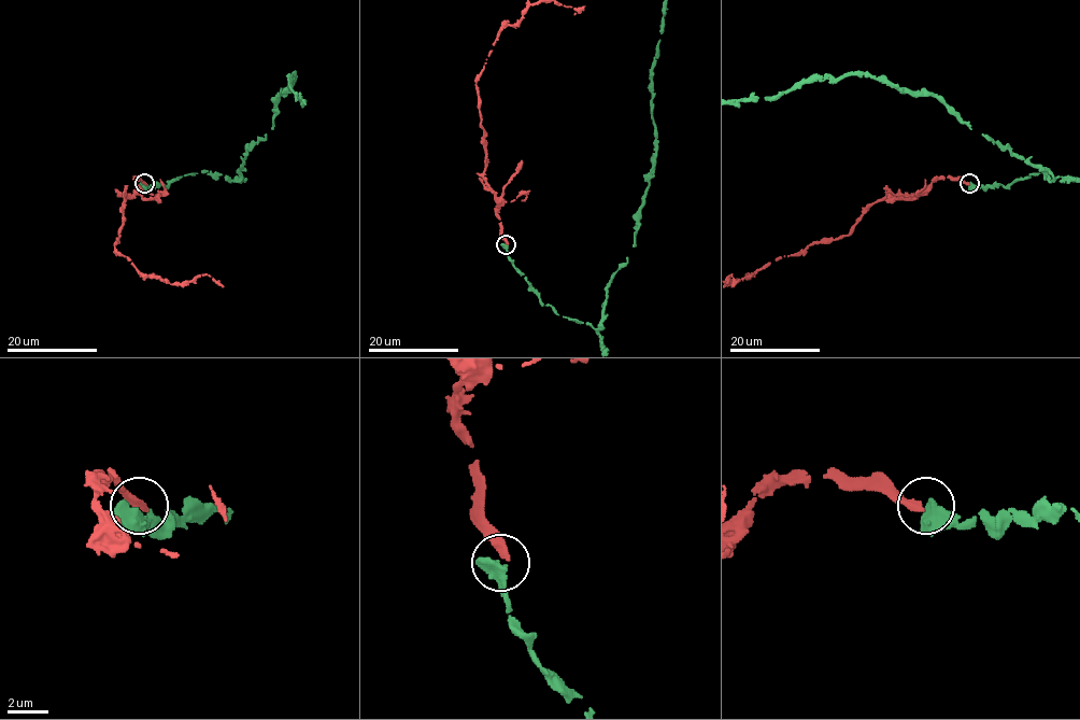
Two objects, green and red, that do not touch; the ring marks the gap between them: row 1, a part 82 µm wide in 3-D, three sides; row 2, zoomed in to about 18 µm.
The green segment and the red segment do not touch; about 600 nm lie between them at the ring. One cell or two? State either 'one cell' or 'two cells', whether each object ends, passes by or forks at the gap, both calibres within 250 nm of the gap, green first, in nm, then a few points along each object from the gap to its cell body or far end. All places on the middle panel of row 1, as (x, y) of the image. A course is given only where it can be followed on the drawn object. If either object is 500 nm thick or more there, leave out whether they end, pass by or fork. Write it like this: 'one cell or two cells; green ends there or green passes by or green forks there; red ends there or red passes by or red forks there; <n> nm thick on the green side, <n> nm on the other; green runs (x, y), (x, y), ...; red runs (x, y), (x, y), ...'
one cell; green passes by; red ends there; 460 nm thick on the green side, 400 nm on the other; green runs (506, 246), (543, 304), (600, 327), (610, 279), (634, 243), (655, 157), (652, 62); red runs (506, 243), (497, 197), (483, 175), (484, 130), (475, 80), (497, 34), (530, 5), (556, 0), (585, 6)

